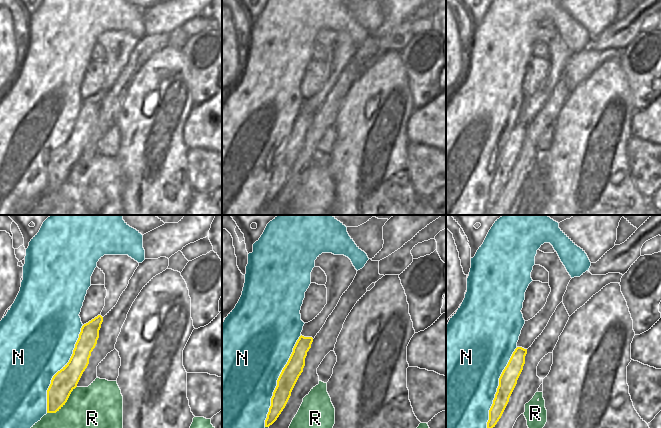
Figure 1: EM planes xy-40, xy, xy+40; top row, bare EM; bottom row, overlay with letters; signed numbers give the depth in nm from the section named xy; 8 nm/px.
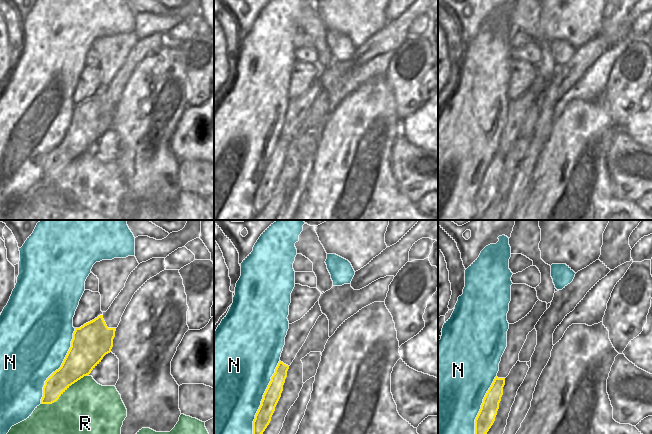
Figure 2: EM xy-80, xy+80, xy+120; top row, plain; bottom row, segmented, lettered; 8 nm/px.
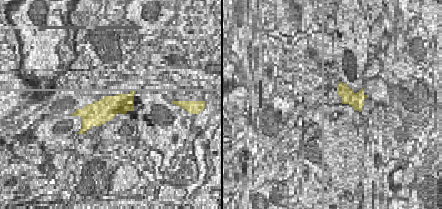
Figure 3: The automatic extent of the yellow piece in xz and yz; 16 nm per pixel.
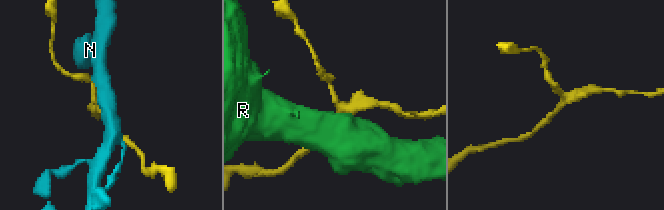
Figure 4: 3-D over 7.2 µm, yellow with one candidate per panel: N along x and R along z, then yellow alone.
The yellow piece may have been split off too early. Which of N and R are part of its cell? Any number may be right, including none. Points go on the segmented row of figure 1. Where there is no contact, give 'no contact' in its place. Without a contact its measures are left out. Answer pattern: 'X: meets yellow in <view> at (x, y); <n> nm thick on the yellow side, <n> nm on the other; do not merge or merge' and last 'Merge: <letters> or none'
N: meets yellow in xy-40 at (61, 369); 190 nm thick on the yellow side, 500 nm on the other; do not merge
R: meets yellow in xy-40 at (64, 403); 190 nm thick on the yellow side, 340 nm on the other; do not merge
Merge: none

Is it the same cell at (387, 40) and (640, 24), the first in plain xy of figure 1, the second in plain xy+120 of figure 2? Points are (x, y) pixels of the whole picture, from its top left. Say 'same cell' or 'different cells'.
different cells

